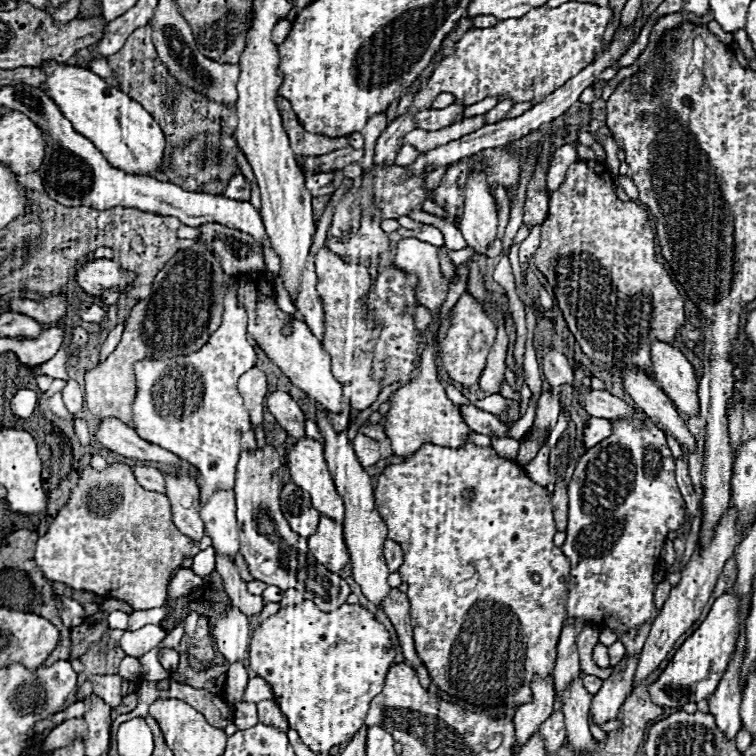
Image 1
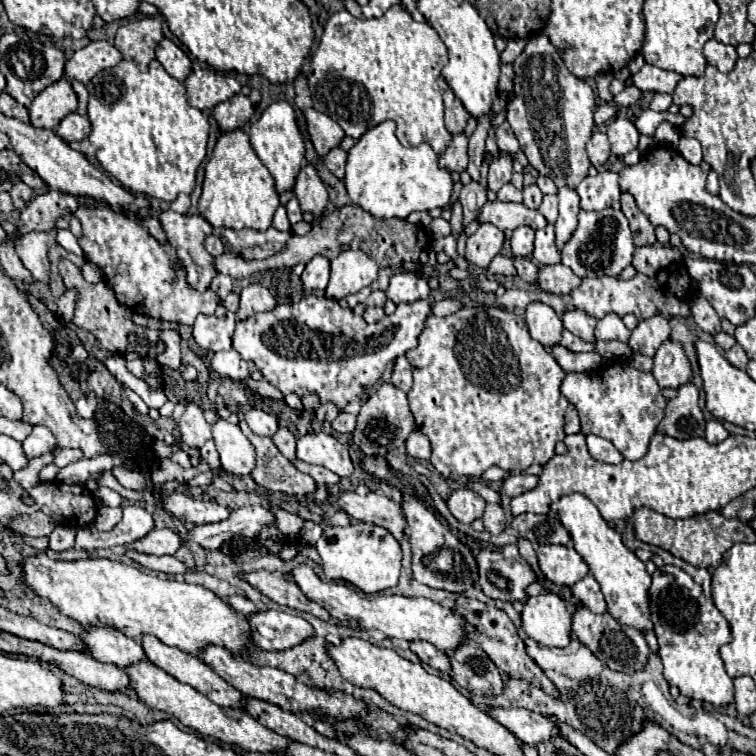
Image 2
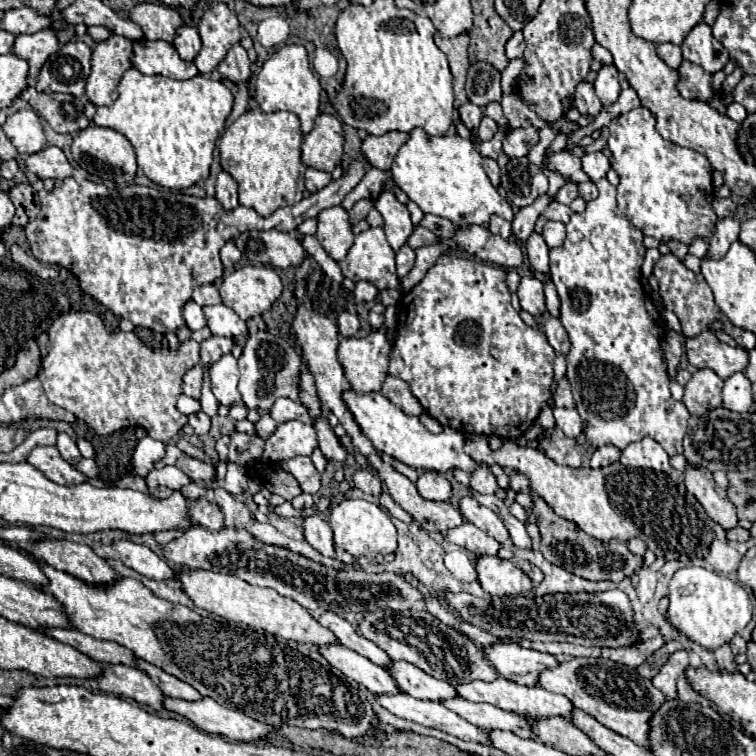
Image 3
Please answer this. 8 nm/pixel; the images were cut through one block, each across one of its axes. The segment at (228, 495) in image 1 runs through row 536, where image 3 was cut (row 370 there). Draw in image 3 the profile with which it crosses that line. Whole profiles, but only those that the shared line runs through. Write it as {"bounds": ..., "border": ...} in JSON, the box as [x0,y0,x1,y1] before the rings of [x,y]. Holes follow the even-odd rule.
{"bounds":[210,354,240,406],"border":[[[232,354],[222,356],[216,364],[210,366],[210,382],[212,382],[212,392],[216,400],[224,406],[232,406],[240,402],[240,392],[238,392],[238,364]]]}

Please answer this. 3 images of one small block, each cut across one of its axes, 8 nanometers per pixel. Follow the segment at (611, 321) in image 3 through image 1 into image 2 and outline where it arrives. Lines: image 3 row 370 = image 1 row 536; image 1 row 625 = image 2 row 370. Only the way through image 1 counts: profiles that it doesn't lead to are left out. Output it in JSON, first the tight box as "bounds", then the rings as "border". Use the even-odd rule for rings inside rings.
{"bounds":[560,360,666,460],"border":[[[610,360],[594,372],[570,372],[566,374],[560,392],[572,402],[580,414],[582,434],[606,436],[626,460],[640,460],[648,452],[648,444],[656,426],[664,418],[666,400],[662,388],[650,372],[636,370],[628,362]]]}

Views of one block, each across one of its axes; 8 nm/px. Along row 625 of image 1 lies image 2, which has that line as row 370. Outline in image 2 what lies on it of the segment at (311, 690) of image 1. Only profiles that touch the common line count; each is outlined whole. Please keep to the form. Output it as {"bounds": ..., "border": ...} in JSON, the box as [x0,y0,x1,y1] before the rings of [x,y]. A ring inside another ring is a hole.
{"bounds":[232,296,430,410],"border":[[[308,296],[296,304],[280,304],[270,312],[250,316],[248,320],[238,320],[232,334],[232,346],[244,360],[252,360],[256,368],[264,374],[264,380],[280,388],[282,394],[294,392],[298,396],[304,396],[306,390],[316,392],[322,402],[334,402],[342,410],[348,402],[360,400],[362,392],[378,382],[382,370],[390,362],[394,362],[398,356],[406,354],[406,350],[418,344],[418,336],[424,330],[430,312],[430,302],[418,300],[412,304],[398,304],[394,314],[386,316],[376,324],[368,324],[350,308],[340,308],[338,302],[332,298]]]}

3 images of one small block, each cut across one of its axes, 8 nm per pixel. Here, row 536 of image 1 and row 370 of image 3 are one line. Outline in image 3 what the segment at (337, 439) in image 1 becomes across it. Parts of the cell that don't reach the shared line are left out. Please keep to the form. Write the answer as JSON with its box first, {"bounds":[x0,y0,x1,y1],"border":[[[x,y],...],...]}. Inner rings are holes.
{"bounds":[338,330,390,394],"border":[[[386,330],[370,332],[366,338],[340,340],[338,360],[356,394],[380,392],[388,372],[390,350]]]}

